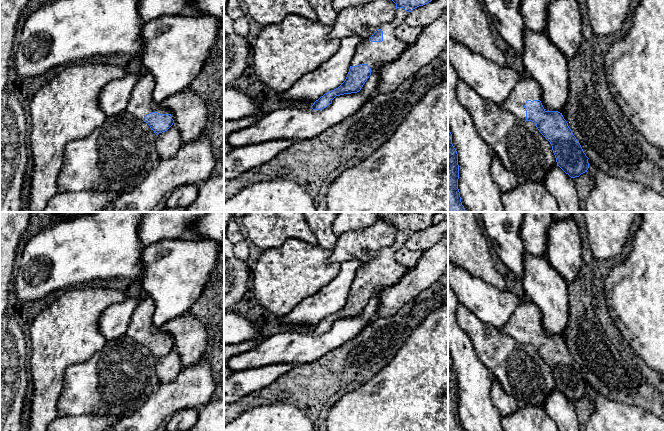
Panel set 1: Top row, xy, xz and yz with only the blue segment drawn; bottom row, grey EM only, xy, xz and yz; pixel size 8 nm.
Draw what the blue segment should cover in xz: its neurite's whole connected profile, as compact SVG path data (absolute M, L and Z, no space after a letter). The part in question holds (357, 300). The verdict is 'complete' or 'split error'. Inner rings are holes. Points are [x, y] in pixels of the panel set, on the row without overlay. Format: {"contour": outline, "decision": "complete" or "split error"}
{"contour": "M438 212L376 213L378 218L388 221L396 228L393 244L379 250L368 264L358 269L345 305L316 324L311 330L313 334L326 332L336 320L359 316L372 297L381 293L387 286L396 284L408 271L396 261L396 252L405 247L413 233L431 226L432 219Z", "decision": "split error"}

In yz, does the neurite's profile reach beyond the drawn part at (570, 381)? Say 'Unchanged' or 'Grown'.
Grown

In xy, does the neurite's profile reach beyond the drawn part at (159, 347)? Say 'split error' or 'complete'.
split error

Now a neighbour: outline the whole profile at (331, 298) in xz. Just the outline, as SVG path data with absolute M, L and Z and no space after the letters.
M348 260L340 264L338 275L313 296L300 302L282 322L301 329L315 326L325 317L338 312L346 303L356 272L363 266L359 260Z

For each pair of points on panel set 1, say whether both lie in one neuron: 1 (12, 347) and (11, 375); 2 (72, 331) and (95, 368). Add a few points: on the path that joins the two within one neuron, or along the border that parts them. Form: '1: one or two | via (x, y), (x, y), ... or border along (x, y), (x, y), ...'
1: one | via (11, 354), (11, 368)
2: two | border along (106, 341), (85, 360), (68, 367)

